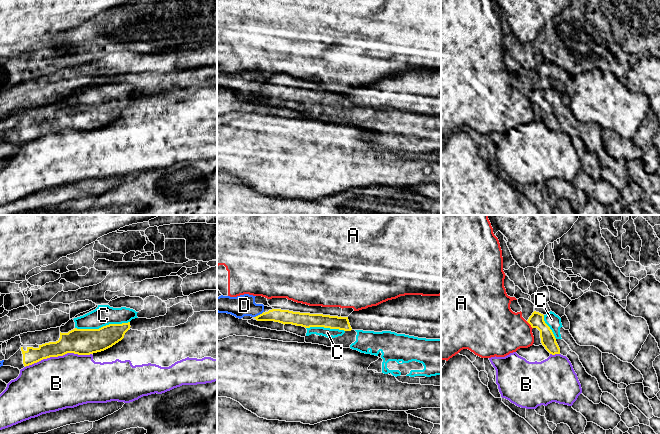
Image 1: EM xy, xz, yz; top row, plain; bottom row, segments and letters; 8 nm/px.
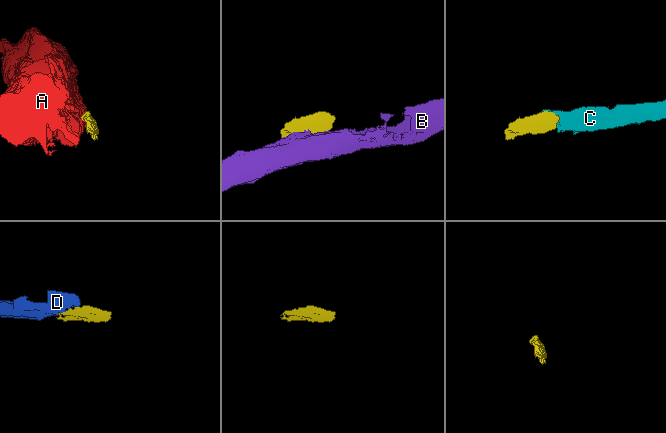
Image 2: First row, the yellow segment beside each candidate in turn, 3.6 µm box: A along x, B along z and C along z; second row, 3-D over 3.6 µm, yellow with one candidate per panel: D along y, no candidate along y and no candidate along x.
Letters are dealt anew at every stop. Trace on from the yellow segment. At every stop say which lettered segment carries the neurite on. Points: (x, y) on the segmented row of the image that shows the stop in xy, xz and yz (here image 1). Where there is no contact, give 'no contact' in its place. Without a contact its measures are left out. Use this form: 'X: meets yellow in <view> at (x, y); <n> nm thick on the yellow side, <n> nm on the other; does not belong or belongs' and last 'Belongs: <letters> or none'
A: meets yellow in yz at (530, 324); 120 nm thick on the yellow side, 380 nm on the other; does not belong
B: meets yellow in xy at (58, 355); 200 nm thick on the yellow side, 440 nm on the other; does not belong
C: meets yellow in xy at (103, 326); 200 nm thick on the yellow side, 170 nm on the other; does not belong
D: meets yellow in xz at (258, 315); 110 nm thick on the yellow side, 180 nm on the other; belongs
Belongs: D

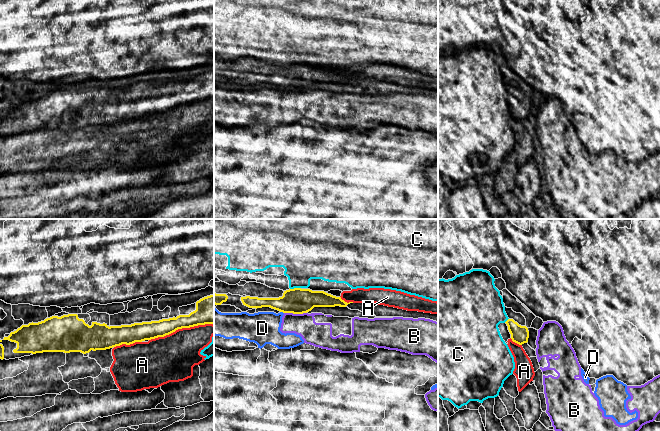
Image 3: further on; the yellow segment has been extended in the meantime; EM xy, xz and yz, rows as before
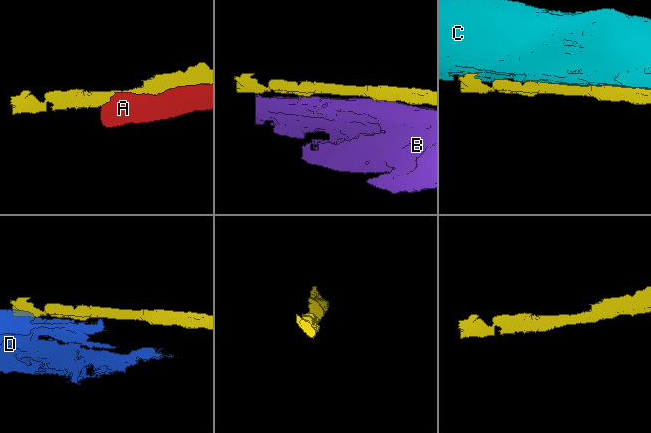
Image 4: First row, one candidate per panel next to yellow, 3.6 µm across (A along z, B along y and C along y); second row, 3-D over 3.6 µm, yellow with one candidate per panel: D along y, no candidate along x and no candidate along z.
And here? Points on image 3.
A: meets yellow in xy at (181, 328); 190 nm thick on the yellow side, 360 nm on the other; does not belong
B: meets yellow in xz at (295, 313); 200 nm thick on the yellow side, 190 nm on the other; does not belong
C: meets yellow in xz at (295, 288); 200 nm thick on the yellow side, 360 nm on the other; does not belong
D: meets yellow in xz at (282, 311); 200 nm thick on the yellow side, 260 nm on the other; does not belong
Belongs: none

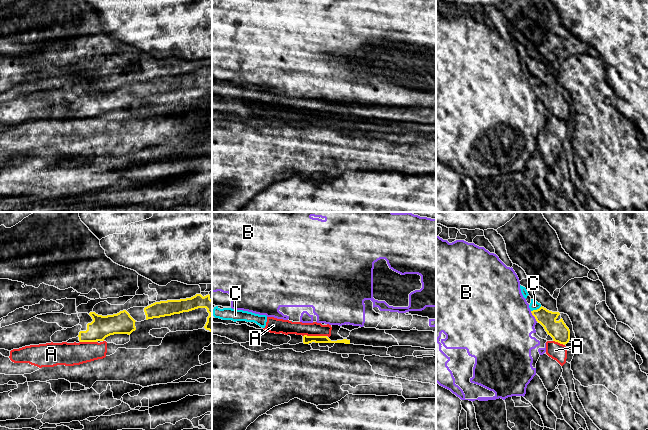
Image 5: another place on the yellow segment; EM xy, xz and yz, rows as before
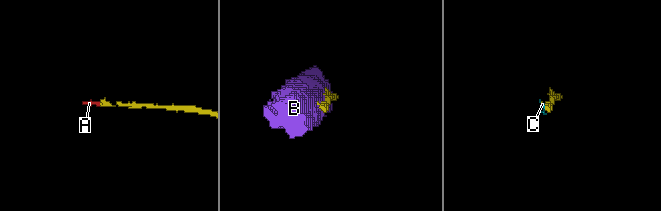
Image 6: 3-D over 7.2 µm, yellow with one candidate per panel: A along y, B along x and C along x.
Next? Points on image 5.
A: meets yellow in xz at (314, 336); 60 nm thick on the yellow side, 120 nm on the other; does not belong
B: meets yellow in yz at (533, 315); 150 nm thick on the yellow side, 480 nm on the other; does not belong
C: meets yellow in yz at (537, 309); 150 nm thick on the yellow side, 80 nm on the other; belongs
Belongs: C

